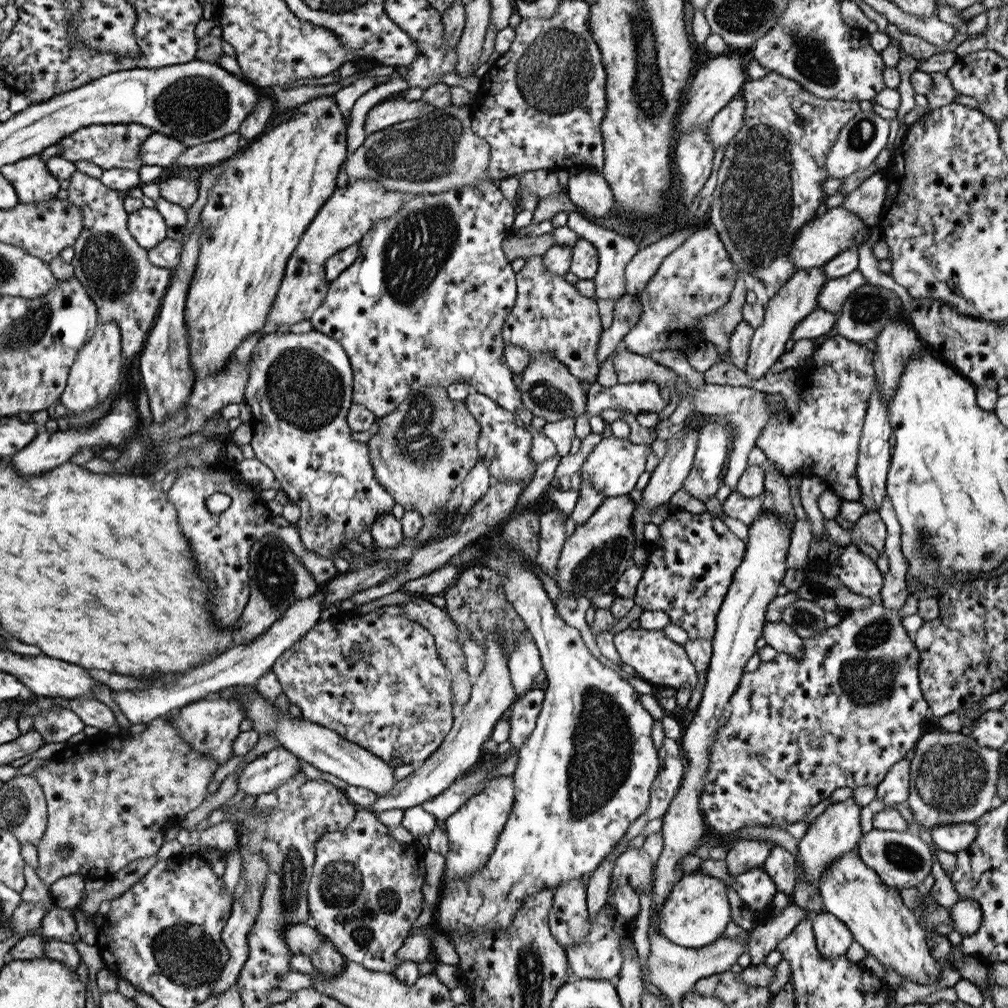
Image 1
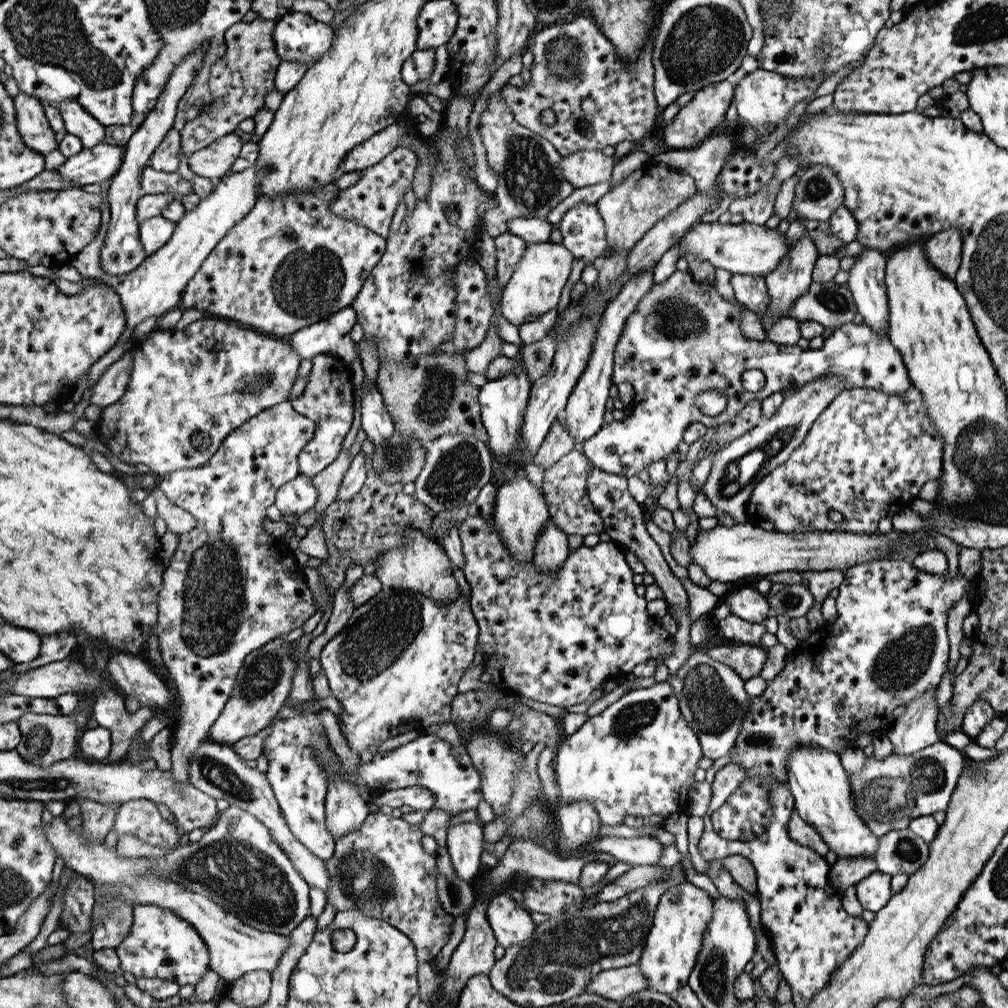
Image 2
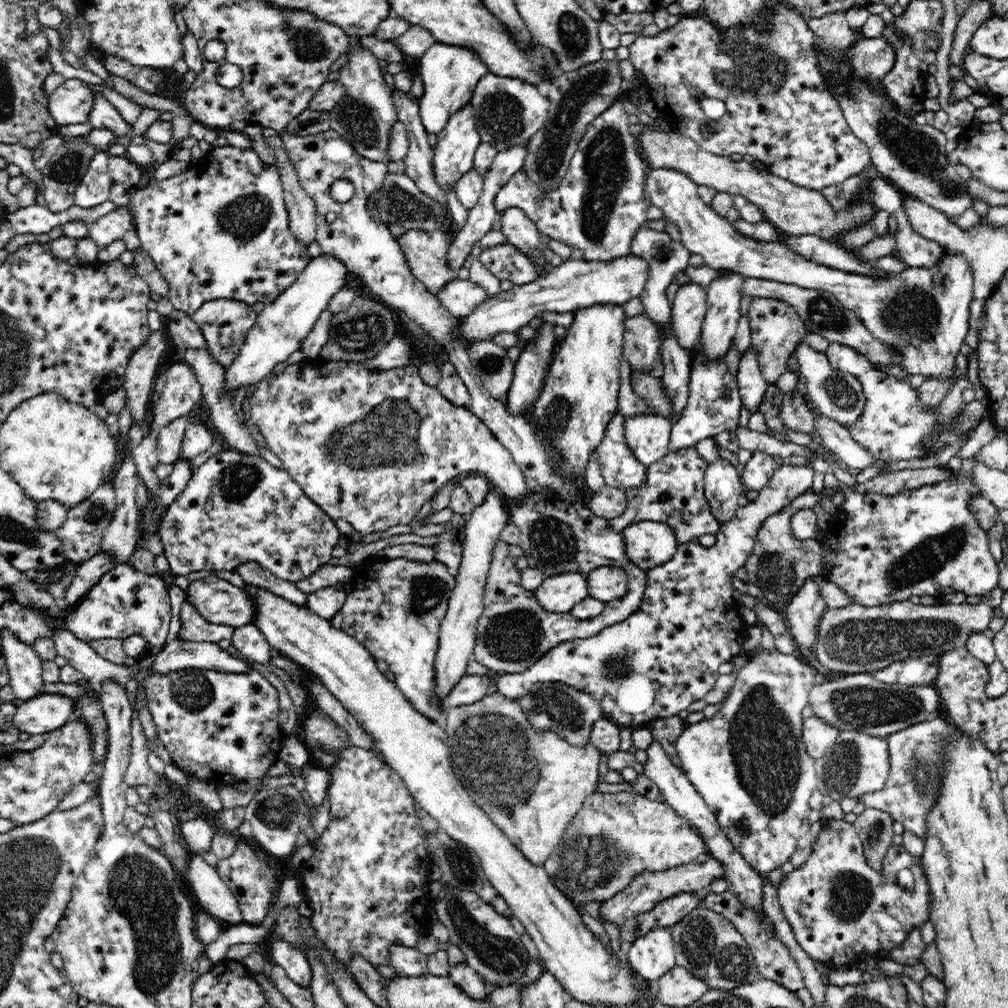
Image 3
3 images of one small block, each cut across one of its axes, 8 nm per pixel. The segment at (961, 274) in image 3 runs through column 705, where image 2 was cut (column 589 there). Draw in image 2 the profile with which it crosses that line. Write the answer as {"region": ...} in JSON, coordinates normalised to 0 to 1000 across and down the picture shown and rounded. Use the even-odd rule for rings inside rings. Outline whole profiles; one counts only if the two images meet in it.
{"region":[[[573,201],[565,205],[555,221],[557,241],[569,256],[581,258],[582,263],[595,260],[603,239],[599,217],[593,211],[591,201]]]}

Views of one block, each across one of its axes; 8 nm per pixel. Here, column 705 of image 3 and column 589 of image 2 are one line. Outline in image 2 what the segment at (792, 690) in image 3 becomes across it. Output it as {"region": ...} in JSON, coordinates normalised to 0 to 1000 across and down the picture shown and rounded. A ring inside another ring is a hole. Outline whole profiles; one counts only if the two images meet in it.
{"region":[[[663,676],[652,677],[650,680],[644,683],[627,684],[621,687],[611,696],[603,700],[594,708],[587,710],[581,714],[581,716],[567,729],[560,732],[559,735],[554,738],[552,742],[551,764],[552,773],[554,773],[554,781],[556,781],[556,790],[554,790],[554,796],[565,797],[565,795],[585,795],[587,801],[591,801],[593,805],[593,811],[595,811],[596,817],[604,817],[605,819],[611,819],[611,817],[618,817],[622,808],[627,808],[630,811],[646,810],[647,808],[654,808],[663,812],[669,806],[681,806],[683,803],[683,786],[685,786],[685,780],[688,778],[688,767],[693,762],[693,756],[696,754],[696,741],[692,731],[688,728],[688,724],[685,722],[685,719],[681,716],[681,713],[677,710],[673,693],[669,688],[669,685]]]}

